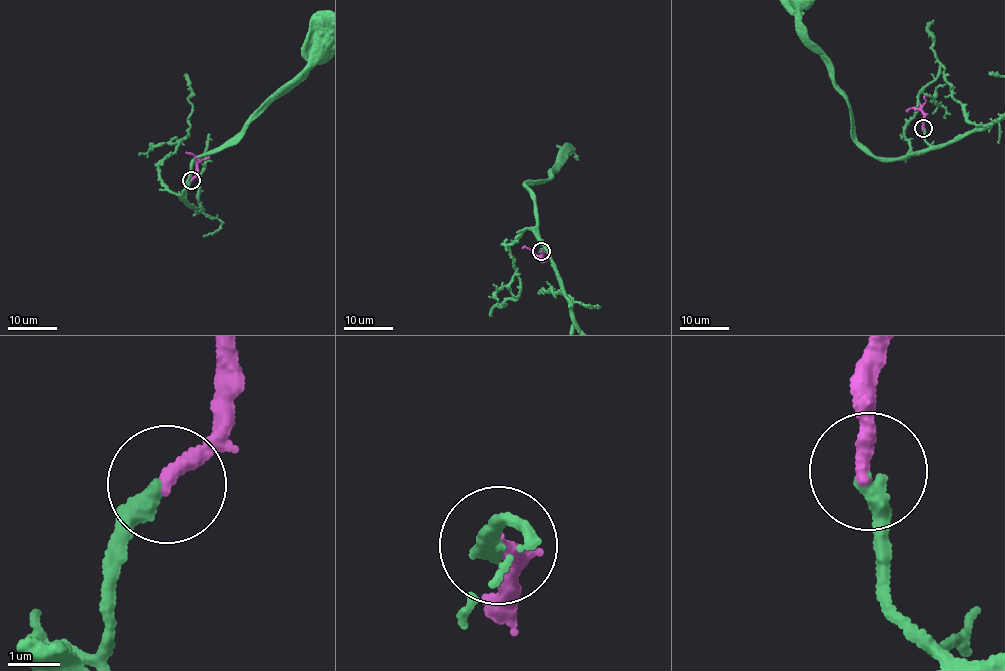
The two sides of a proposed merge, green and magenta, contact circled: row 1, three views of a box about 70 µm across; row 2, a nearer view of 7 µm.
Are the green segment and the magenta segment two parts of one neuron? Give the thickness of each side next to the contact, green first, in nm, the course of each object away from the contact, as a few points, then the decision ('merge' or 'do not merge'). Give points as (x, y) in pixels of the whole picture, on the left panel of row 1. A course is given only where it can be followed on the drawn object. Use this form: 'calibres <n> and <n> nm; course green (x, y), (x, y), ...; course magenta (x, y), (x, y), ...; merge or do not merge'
calibres 320 and 300 nm; course green (191, 180), (186, 199), (194, 161), (221, 148), (277, 93), (301, 79), (331, 32); course magenta (191, 180), (197, 166), (193, 154), (186, 152); merge

